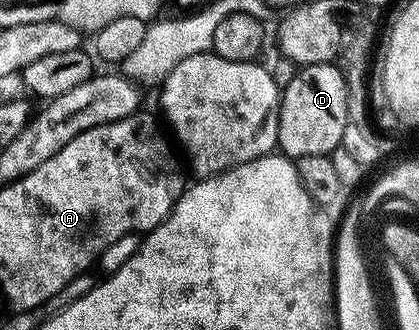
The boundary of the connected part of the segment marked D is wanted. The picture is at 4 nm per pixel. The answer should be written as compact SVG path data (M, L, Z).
M329 63L326 65L306 65L303 66L296 74L294 79L290 79L288 85L283 86L280 95L280 122L278 123L278 149L283 156L289 159L295 159L302 155L330 155L338 148L341 148L343 143L343 131L348 125L348 108L346 107L346 83L344 75L340 72L335 64Z

